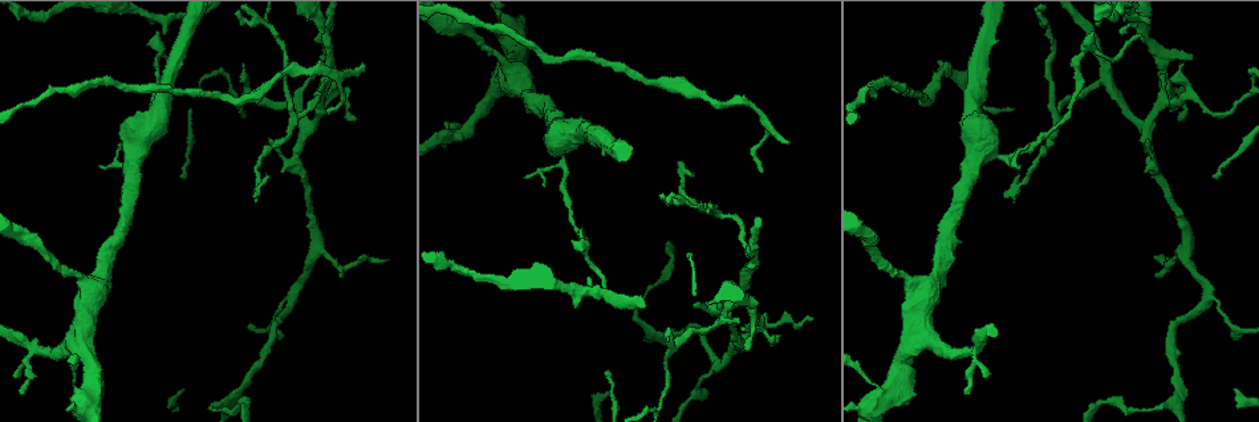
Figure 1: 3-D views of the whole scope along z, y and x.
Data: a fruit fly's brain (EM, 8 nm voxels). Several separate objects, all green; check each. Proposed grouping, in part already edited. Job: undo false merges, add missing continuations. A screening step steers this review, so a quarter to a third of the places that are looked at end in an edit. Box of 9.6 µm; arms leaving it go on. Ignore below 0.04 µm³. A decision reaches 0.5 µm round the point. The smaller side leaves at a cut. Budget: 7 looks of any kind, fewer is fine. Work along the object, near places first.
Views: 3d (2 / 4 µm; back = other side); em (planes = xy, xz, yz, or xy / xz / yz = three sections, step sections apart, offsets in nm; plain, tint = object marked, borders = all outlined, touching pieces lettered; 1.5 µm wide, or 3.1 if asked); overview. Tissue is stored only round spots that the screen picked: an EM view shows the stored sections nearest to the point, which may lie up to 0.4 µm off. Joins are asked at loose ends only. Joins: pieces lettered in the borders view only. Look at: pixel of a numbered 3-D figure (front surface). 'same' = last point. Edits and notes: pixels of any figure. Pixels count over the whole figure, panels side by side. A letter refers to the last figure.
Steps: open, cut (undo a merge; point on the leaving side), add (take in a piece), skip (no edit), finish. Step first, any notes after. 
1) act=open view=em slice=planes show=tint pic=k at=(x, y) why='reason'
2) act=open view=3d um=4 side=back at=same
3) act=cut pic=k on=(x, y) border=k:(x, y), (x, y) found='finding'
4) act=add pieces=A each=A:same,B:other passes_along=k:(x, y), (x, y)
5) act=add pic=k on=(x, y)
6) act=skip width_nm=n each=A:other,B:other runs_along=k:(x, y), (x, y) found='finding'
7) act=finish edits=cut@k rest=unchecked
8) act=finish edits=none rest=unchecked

act=open view=em slice=planes show=borders pic=1 at=(242, 65) why='an open end'

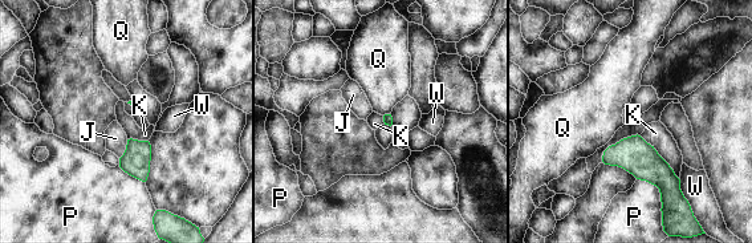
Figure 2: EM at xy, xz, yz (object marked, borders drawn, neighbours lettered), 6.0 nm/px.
act=skip each=J:other,K:other,P:other,Q:other,W:other border=2:(639, 136), (657, 152), (679, 179) found='none of them fits'

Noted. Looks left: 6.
act=open view=em slice=planes show=borders pic=1 at=(270, 139) why='an open end'

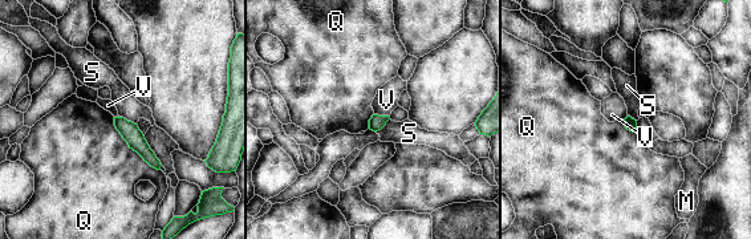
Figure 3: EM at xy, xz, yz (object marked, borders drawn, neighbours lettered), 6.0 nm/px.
act=skip each=M:other,Q:other,S:other,V:other runs_along=3:(117, 120), (157, 165) found='none of them fits'

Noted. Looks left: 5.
act=open view=em slice=planes show=borders pic=1 at=(364, 72) why='free end'

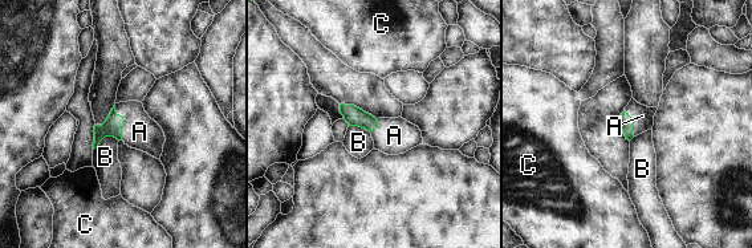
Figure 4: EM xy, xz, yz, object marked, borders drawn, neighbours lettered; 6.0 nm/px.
act=add pieces=A each=A:same,B:other,C:other passes_along=4:(113, 126), (124, 122), (139, 131) found='it goes on there'

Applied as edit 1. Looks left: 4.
act=finish edits=add@4 rest=unchecked

